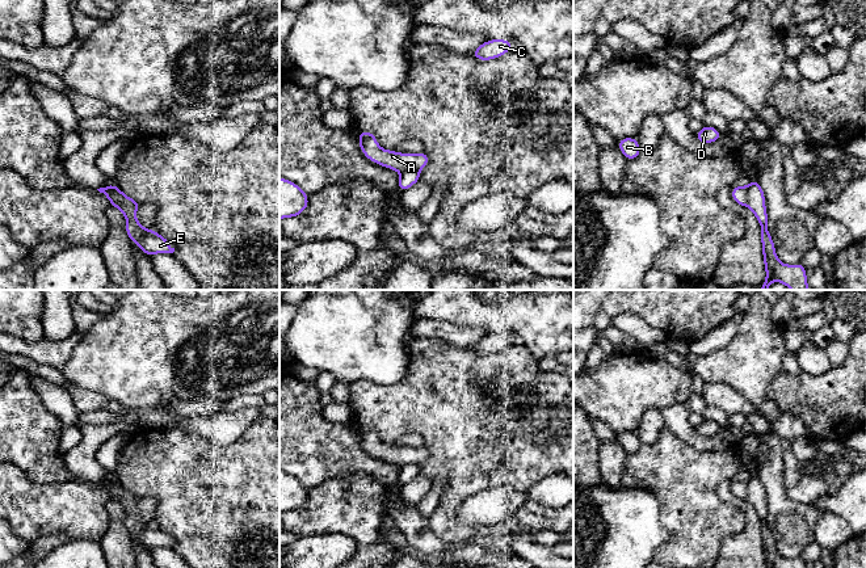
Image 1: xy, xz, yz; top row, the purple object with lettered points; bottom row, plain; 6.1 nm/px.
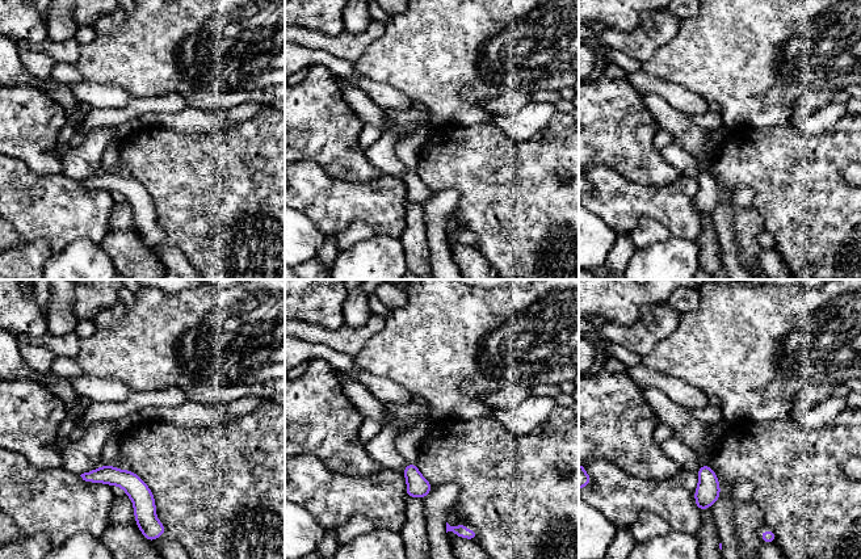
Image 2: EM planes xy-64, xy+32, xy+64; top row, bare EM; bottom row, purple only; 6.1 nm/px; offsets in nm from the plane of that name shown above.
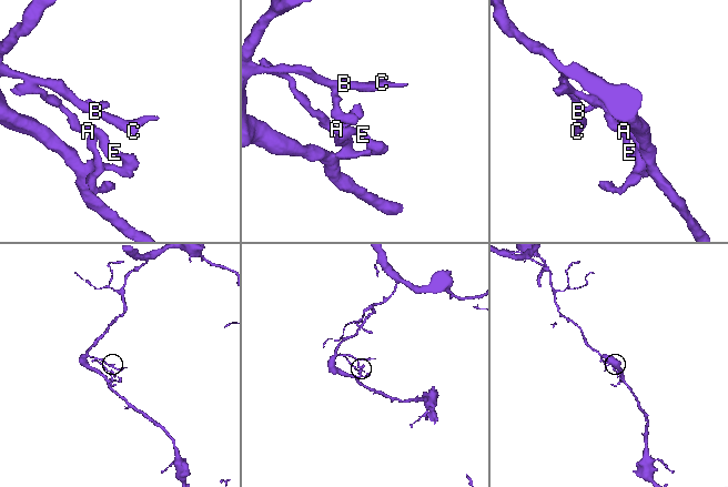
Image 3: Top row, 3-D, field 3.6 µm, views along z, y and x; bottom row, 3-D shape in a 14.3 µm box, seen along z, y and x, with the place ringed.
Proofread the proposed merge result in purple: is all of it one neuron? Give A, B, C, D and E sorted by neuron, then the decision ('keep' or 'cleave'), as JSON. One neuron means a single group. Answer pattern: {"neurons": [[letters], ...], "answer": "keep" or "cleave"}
{"neurons": [["A", "E"], ["B", "C", "D"]], "answer": "cleave"}

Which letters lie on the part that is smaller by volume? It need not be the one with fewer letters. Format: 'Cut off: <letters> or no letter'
Cut off: A, E

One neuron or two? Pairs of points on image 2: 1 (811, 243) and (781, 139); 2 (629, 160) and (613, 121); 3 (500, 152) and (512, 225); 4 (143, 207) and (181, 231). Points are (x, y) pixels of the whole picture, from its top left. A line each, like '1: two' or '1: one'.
1: one
2: one
3: one
4: one

